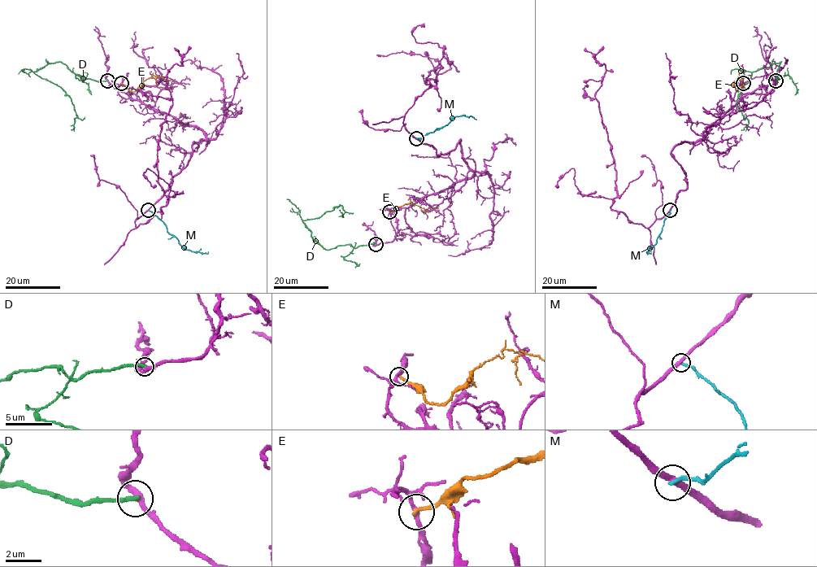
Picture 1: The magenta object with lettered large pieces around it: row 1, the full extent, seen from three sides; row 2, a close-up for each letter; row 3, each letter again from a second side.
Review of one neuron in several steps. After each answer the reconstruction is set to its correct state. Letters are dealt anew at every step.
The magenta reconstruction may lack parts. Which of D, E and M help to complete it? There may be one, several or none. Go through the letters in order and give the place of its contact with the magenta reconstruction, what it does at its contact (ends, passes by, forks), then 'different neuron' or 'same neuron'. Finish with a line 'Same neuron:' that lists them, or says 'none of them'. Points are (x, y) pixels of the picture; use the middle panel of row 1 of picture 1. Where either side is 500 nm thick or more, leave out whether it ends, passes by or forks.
D: (375, 244) | it ends | different neuron
E: (389, 211) | it ends | different neuron
M: (416, 138) | it ends | different neuron
Same neuron: none of them

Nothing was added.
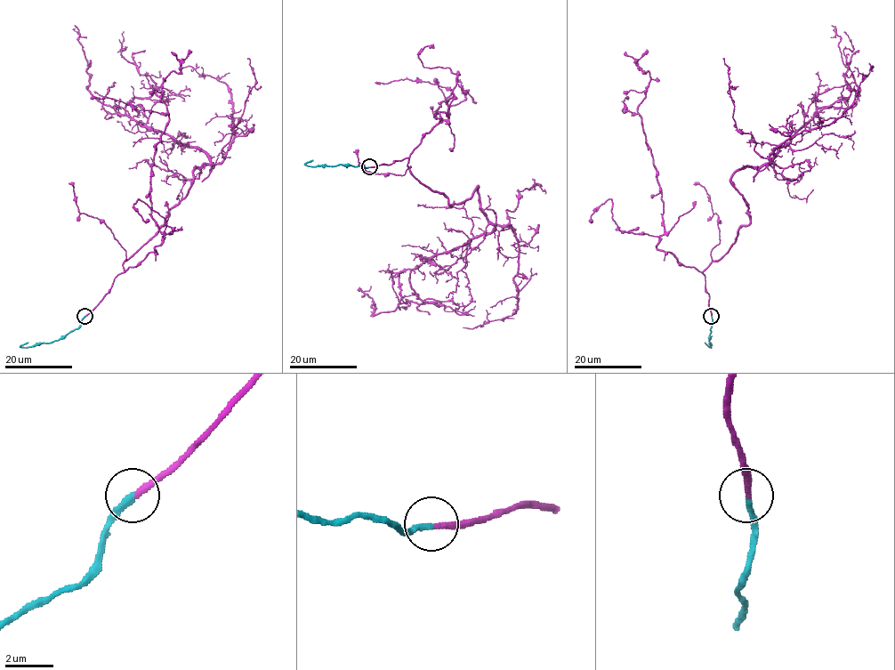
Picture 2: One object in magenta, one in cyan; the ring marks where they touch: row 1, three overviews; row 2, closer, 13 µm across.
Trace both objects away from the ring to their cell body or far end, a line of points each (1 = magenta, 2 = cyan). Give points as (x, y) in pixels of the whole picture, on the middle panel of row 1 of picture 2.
1: (370, 166), (407, 157), (450, 205), (478, 187), (495, 229), (401, 271), (393, 310), (373, 315), (359, 286)
2: (369, 166), (306, 165), (313, 160)

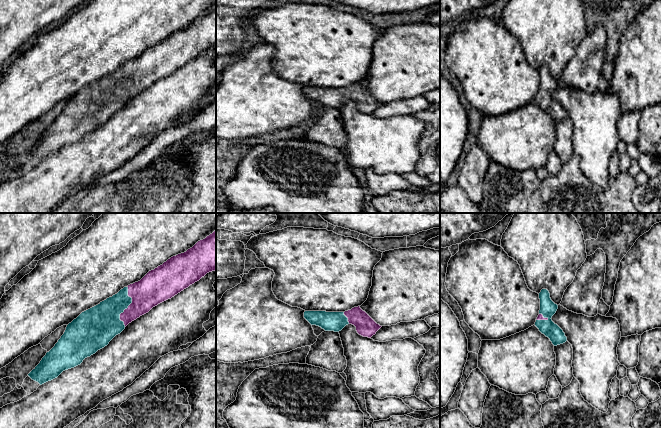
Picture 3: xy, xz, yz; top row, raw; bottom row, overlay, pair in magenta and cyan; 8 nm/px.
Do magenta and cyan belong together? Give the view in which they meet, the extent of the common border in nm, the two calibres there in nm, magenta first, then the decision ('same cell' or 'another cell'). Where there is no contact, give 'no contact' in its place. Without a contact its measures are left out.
xy | 320 nm | 260/300 nm | same cell

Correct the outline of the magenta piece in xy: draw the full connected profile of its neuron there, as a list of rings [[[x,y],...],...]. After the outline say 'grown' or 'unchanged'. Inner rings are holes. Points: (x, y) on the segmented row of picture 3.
[[[216,231],[198,241],[186,252],[171,257],[149,271],[140,281],[128,285],[117,294],[82,312],[69,323],[55,346],[46,353],[28,376],[40,385],[57,378],[63,371],[80,365],[83,360],[104,348],[125,327],[153,307],[171,299],[207,273],[216,270]]]; grown

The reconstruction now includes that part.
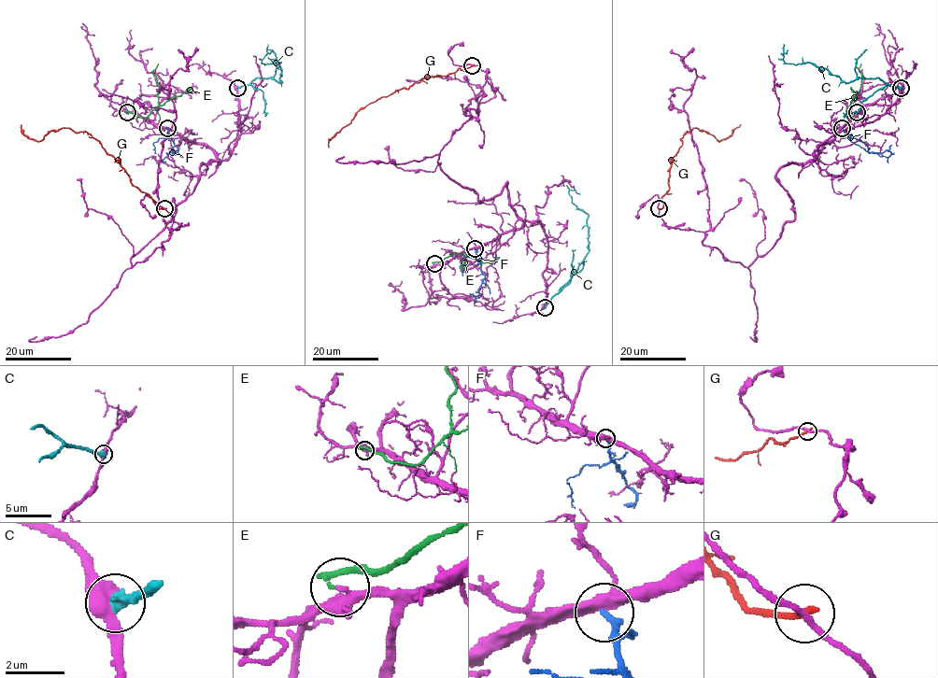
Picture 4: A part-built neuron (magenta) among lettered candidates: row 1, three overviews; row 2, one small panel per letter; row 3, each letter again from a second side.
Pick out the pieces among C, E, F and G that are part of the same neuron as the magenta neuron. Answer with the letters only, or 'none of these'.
none of these

